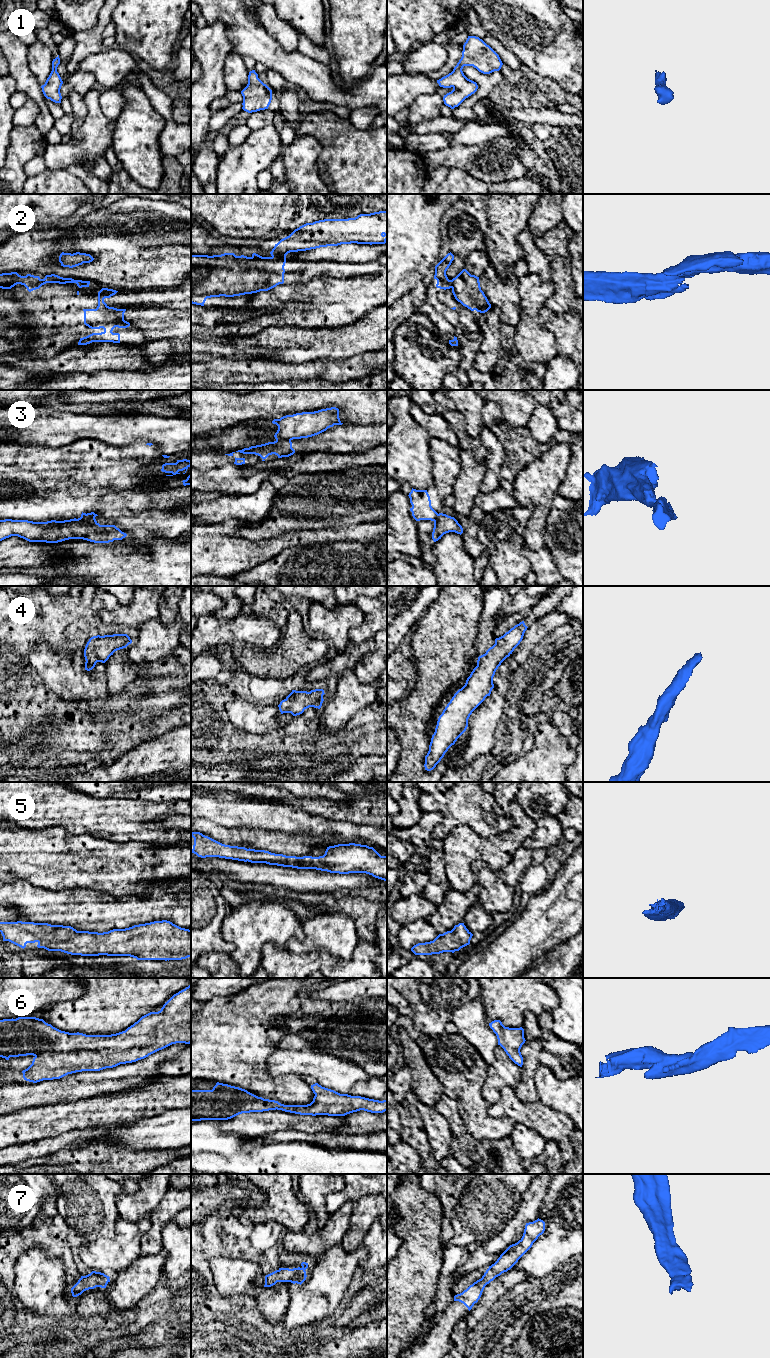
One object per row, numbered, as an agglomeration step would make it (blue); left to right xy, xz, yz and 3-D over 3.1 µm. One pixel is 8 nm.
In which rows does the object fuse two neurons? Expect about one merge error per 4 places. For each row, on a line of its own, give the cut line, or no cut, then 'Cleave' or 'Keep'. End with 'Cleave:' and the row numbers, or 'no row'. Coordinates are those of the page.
1: No split. Keep
2: Split along xz (285, 255), (272, 257). Cleave
3: Split along xz (276, 439), (290, 440). Cleave
4: No split. Keep
5: No split. Keep
6: No split. Keep
7: No split. Keep
Cleave: 2, 3

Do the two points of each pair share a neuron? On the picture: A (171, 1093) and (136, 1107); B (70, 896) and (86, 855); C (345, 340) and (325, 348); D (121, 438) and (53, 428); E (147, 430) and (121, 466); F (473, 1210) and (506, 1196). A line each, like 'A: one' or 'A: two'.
A: one
B: two
C: one
D: one
E: two
F: one

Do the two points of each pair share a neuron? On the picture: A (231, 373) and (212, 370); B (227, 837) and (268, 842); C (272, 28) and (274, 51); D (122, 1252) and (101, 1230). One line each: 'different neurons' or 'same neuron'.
A: same neuron
B: same neuron
C: different neurons
D: different neurons

